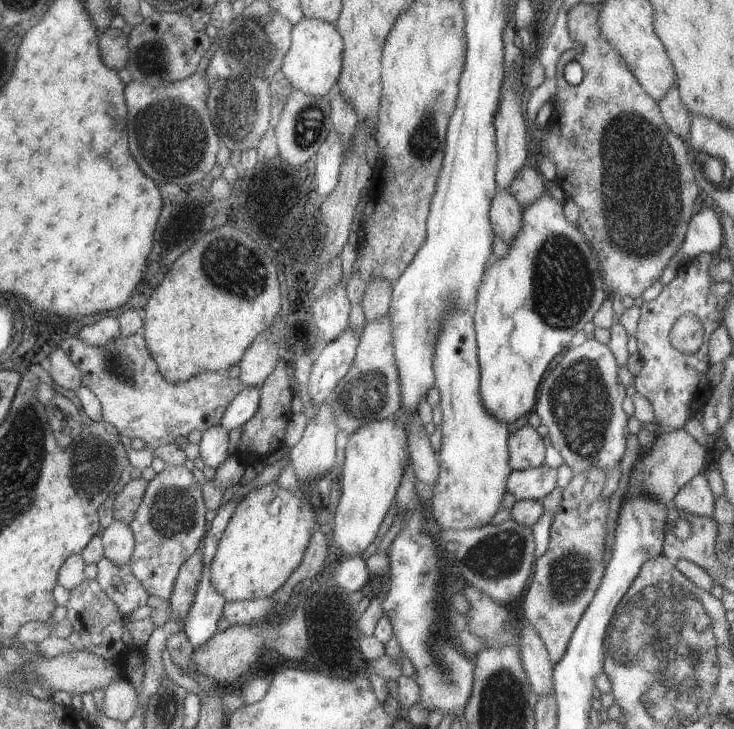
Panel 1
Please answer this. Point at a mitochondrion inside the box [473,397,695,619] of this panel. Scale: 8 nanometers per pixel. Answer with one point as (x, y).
(568, 575)

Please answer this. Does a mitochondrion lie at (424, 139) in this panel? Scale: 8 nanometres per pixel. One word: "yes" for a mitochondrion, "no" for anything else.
yes

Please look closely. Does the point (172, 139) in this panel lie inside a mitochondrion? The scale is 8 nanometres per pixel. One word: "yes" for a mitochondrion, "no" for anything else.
yes

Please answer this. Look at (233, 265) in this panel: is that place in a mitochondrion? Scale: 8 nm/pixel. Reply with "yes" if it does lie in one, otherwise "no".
yes

